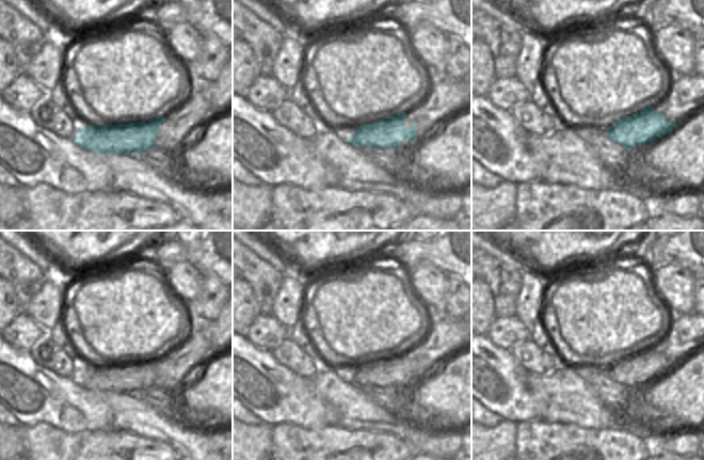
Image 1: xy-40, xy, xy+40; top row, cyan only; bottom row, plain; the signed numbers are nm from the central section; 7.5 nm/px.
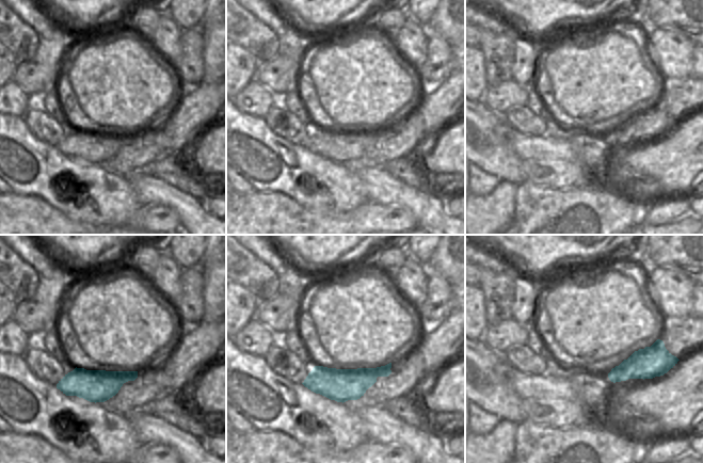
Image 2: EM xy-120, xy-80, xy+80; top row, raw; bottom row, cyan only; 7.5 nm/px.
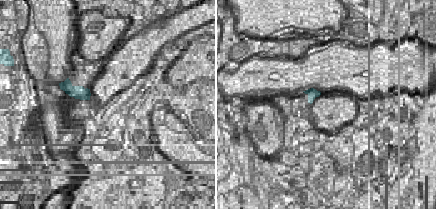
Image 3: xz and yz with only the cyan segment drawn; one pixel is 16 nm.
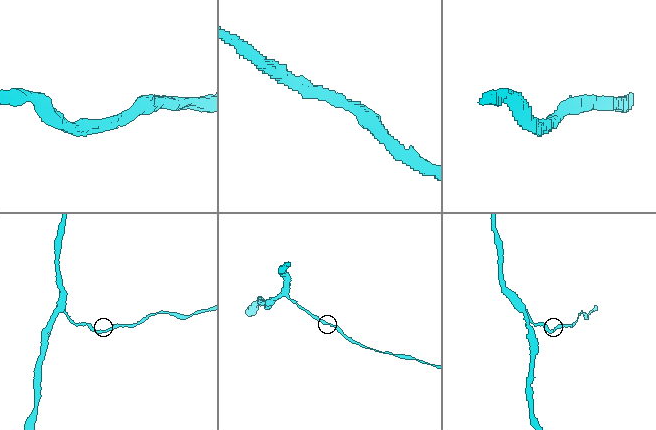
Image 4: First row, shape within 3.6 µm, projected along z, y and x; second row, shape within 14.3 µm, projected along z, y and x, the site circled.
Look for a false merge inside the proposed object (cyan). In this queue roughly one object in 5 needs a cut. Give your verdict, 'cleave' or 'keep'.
keep

